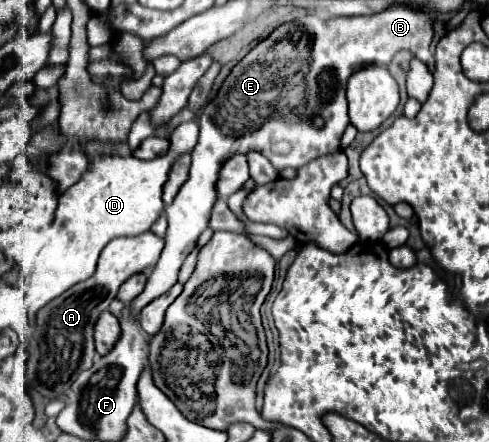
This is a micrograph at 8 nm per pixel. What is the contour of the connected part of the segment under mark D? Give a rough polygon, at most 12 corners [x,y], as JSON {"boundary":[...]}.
{"boundary":[[182,122],[166,156],[90,158],[58,200],[50,244],[16,286],[30,318],[90,278],[104,246],[150,230]]}

